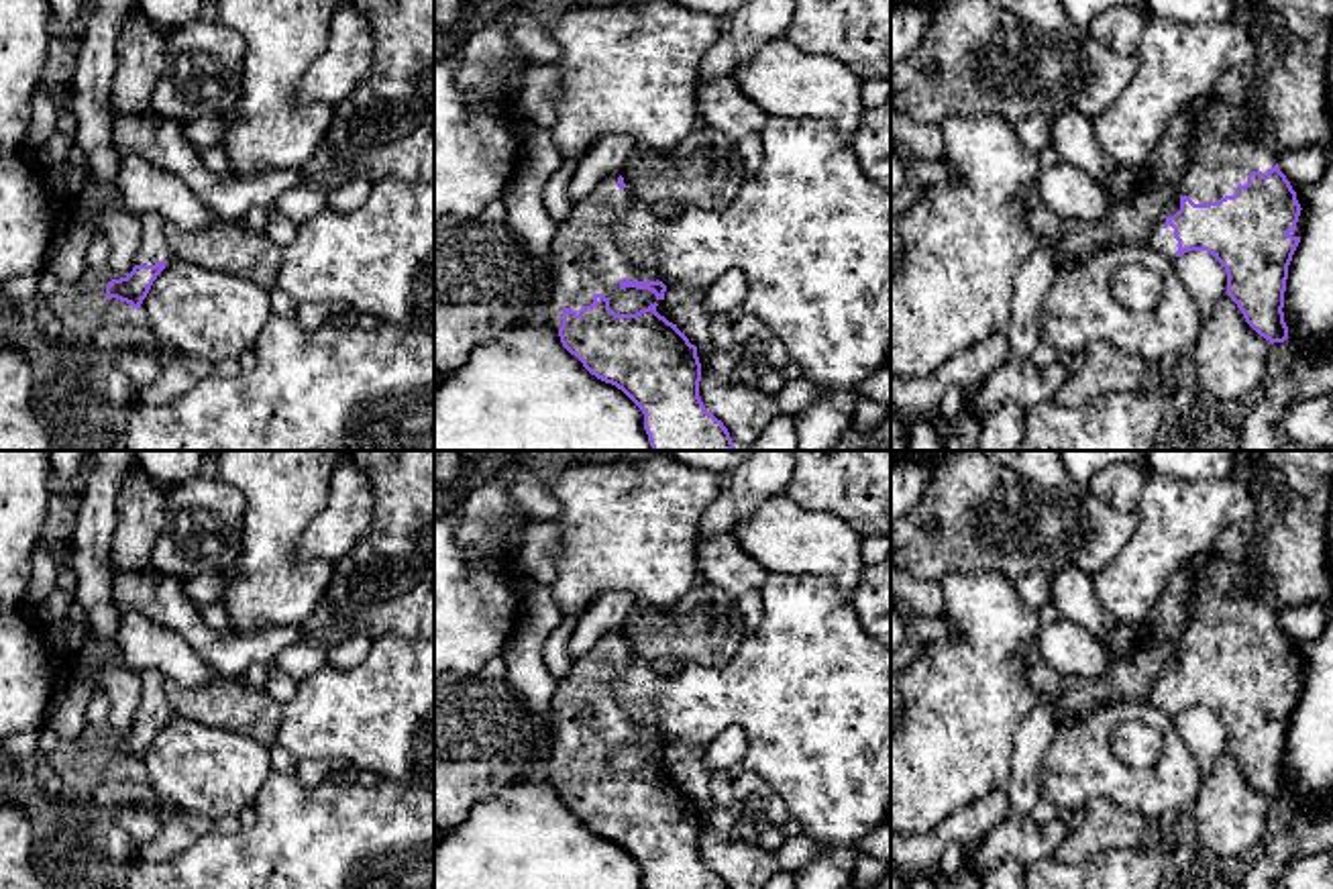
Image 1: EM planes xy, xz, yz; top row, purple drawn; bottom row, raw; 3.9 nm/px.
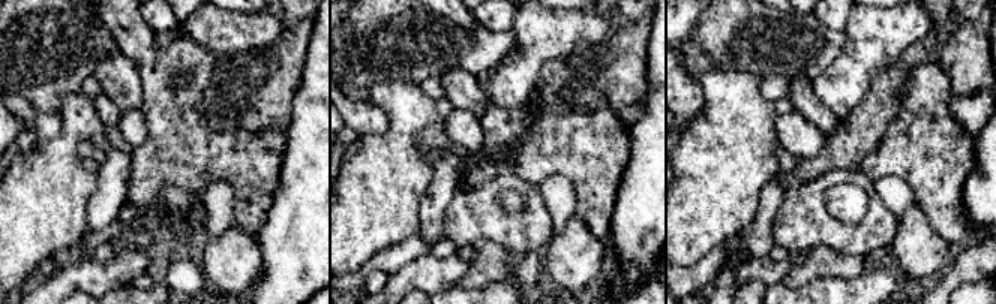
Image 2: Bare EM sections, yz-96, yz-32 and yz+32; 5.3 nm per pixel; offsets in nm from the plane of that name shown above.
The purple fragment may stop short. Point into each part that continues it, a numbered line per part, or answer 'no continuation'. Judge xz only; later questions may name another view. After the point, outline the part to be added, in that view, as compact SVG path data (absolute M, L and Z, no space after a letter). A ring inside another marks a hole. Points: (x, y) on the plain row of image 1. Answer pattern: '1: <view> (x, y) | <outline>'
1: xz (583, 712) | M620 630L605 632L601 640L583 657L575 659L569 673L556 681L550 697L550 783L558 791L563 767L571 765L577 771L583 763L593 761L593 752L605 754L620 746L622 736L656 738L656 732L626 718L616 701L616 681L620 679L628 659L628 644L618 644Z

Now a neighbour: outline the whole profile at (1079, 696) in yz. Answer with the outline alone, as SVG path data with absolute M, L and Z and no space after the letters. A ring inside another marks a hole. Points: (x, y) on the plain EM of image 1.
M1174 573L1145 620L1143 640L1135 652L1109 665L1097 679L1064 677L1058 720L1076 720L1111 699L1148 701L1154 681L1176 659L1182 634L1190 626L1190 591L1194 585L1188 573Z

